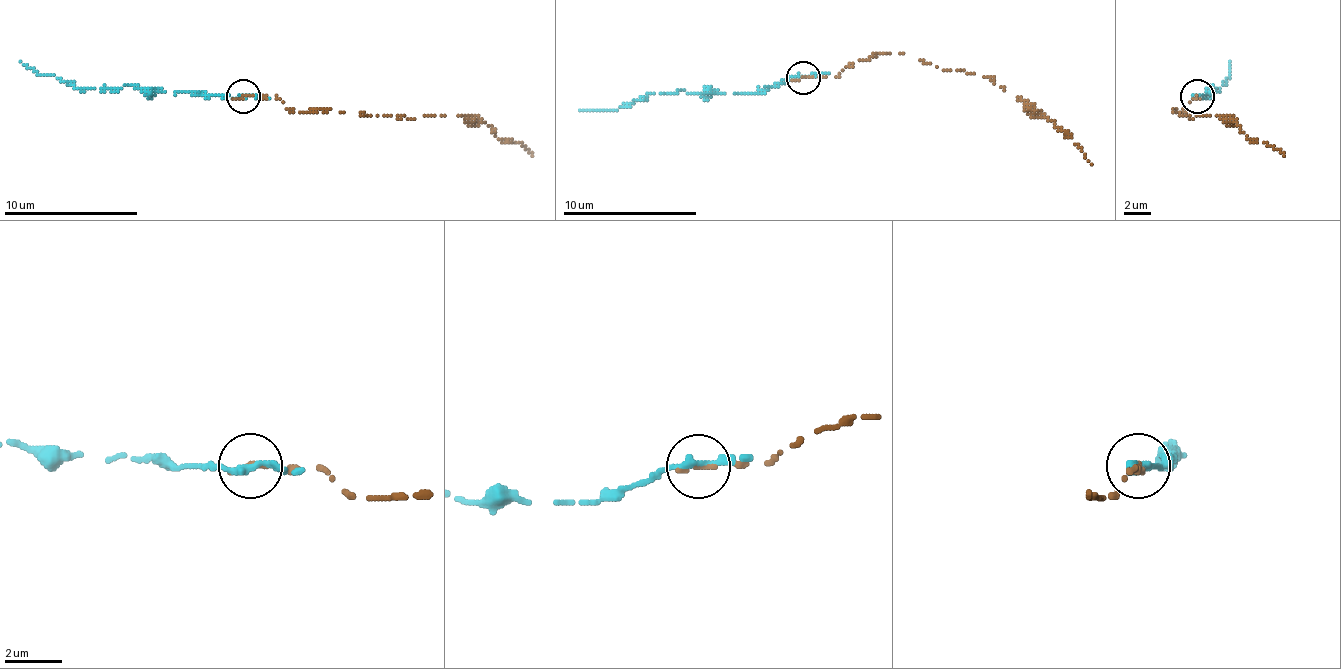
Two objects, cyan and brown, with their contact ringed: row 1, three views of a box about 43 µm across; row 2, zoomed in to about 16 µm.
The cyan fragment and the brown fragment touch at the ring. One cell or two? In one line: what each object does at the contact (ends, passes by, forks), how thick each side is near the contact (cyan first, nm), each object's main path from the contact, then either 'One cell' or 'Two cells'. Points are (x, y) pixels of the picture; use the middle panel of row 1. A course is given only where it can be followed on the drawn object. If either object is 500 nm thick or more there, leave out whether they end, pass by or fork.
At the ring cyan passes by. At the ring brown ends. Thickness 240 nm (cyan) against 190 nm. Course of cyan: (802, 77), (792, 77), (755, 93), (684, 90), (634, 100), (617, 110), (580, 110). Course of brown: (802, 77), (836, 77), (852, 63), (879, 53), (899, 53), (943, 70), (987, 77), (1041, 110), (1091, 164). One cell

